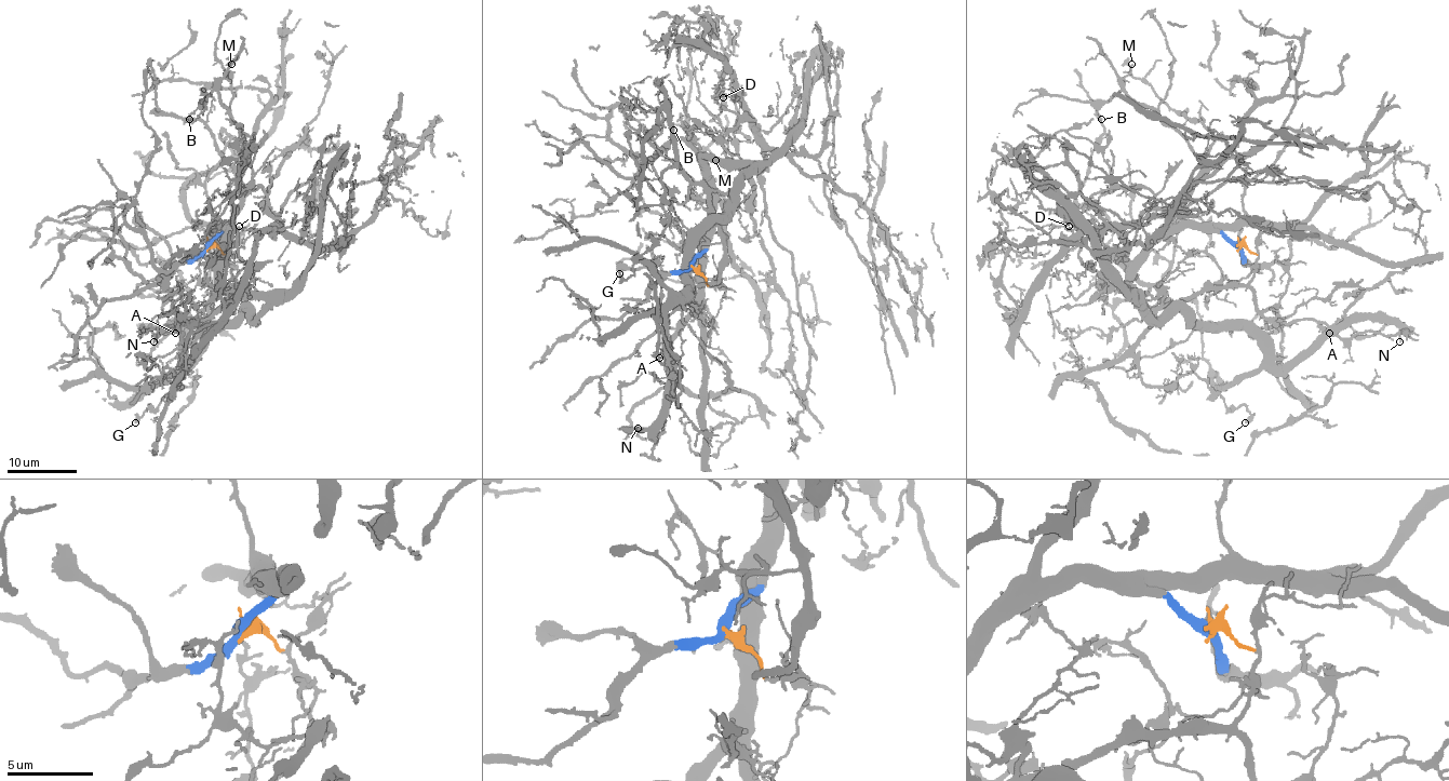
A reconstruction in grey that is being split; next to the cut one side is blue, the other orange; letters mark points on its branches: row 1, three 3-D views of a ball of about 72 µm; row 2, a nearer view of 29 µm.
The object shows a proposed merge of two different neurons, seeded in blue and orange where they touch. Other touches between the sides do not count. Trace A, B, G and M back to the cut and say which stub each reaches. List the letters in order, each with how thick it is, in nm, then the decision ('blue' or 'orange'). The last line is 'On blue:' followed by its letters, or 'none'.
A: calibre 120 nm; orange
B: calibre 130 nm; blue
G: calibre 360 nm; orange
M: calibre 110 nm; blue
On blue: B, M

